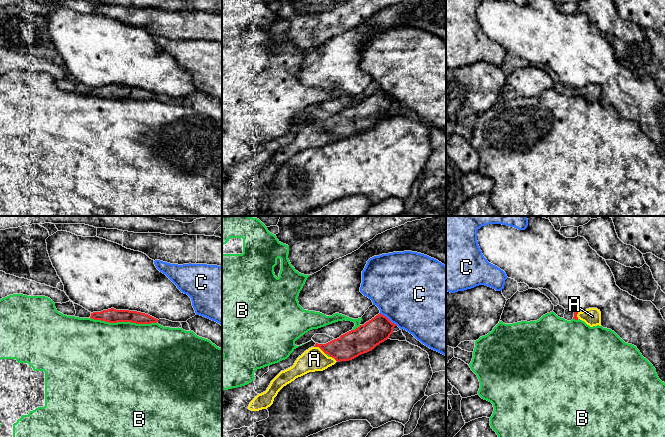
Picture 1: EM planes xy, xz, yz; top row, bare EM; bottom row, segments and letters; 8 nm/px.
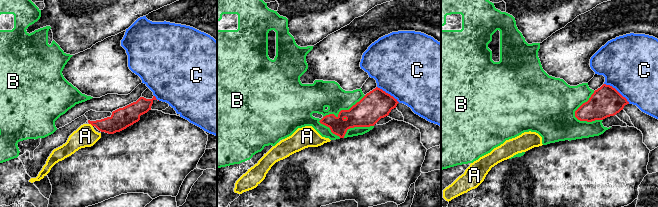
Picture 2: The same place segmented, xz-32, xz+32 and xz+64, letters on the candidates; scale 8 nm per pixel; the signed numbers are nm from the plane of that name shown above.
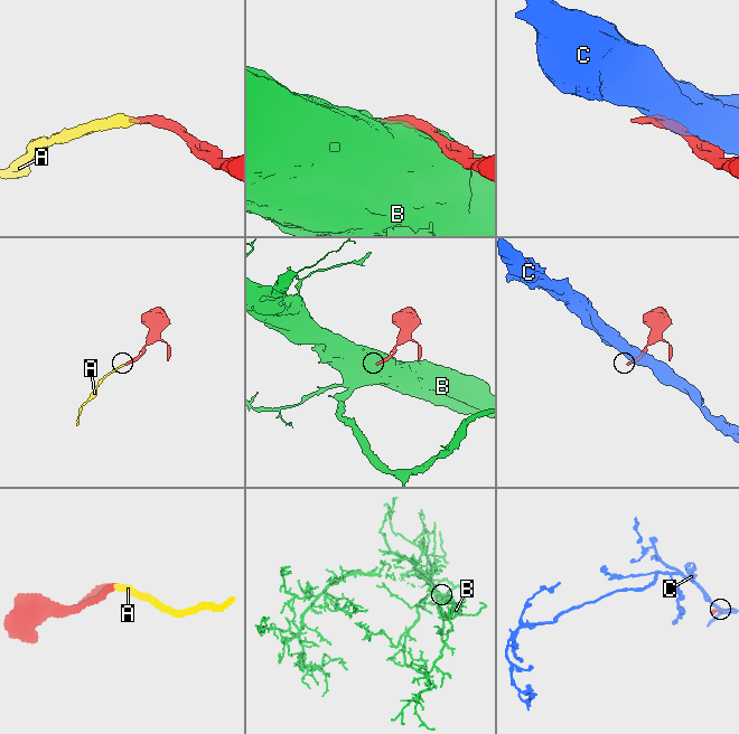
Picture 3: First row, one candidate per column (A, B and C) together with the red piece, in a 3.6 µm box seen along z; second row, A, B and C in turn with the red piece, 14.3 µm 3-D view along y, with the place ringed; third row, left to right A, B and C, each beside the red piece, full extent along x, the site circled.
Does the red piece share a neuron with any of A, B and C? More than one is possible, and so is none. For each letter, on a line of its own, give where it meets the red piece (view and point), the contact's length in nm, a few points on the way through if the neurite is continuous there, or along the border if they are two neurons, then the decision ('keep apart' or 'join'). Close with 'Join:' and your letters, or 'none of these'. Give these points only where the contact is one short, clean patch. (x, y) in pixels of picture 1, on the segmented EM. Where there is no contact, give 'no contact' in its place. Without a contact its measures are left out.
A: xz (320, 348) | 120 nm | across xz (350, 345), (346, 348), (320, 348), (314, 359) | join
B: xy (123, 321) | 550 nm | keep apart
C: xz (387, 318) | 180 nm | keep apart
Join: A

